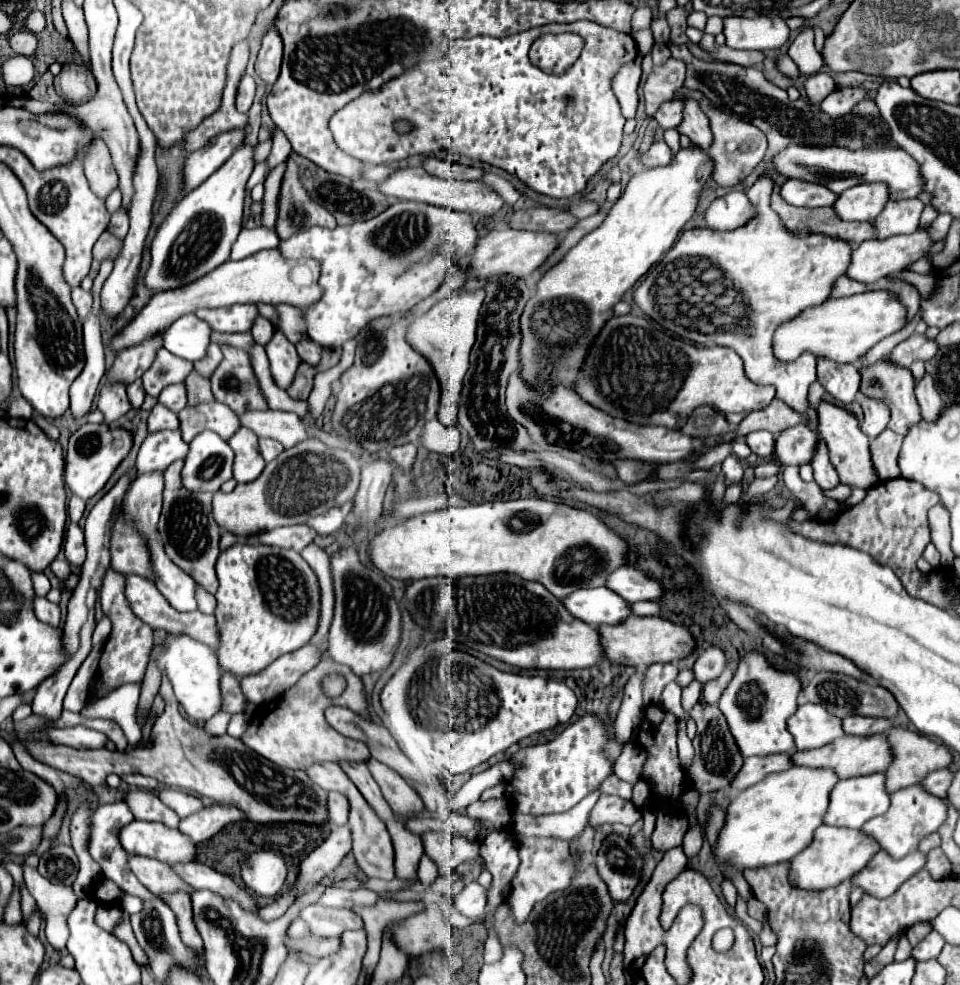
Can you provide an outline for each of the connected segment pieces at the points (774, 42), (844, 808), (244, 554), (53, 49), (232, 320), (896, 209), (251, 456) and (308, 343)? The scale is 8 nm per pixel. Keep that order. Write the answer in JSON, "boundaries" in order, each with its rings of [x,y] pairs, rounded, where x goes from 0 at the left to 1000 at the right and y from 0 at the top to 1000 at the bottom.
{"boundaries":[[[[754,18],[756,47],[767,51],[808,51],[823,39],[823,28],[815,18]]],[[[921,784],[875,792],[873,798],[869,798],[869,802],[865,806],[865,818],[863,818],[858,837],[896,841],[906,830],[921,826],[925,822],[925,818],[927,818],[927,804],[923,802],[923,786]]],[[[248,550],[227,564],[225,583],[229,589],[229,597],[225,601],[227,615],[223,625],[227,631],[227,640],[231,640],[231,656],[227,658],[225,666],[229,676],[244,686],[250,688],[252,684],[267,684],[269,680],[275,680],[294,664],[315,658],[329,642],[333,621],[331,589],[308,558]]],[[[52,22],[48,26],[48,30],[40,37],[40,49],[38,49],[33,61],[38,65],[35,67],[38,69],[38,79],[35,81],[40,81],[40,77],[44,77],[52,69],[52,65],[56,65],[56,63],[88,65],[88,61],[81,55],[77,43],[73,39],[67,39],[63,32],[58,32],[52,26]]],[[[244,309],[240,313],[221,313],[206,315],[204,321],[219,329],[227,337],[258,337],[267,323],[269,315],[265,309]]],[[[956,201],[946,203],[927,203],[923,213],[910,223],[910,231],[915,231],[913,242],[925,242],[931,238],[948,238],[958,227],[958,217],[963,207]]],[[[250,435],[238,447],[238,451],[246,461],[246,465],[244,465],[244,487],[246,489],[267,487],[277,473],[273,461],[271,461],[269,443],[258,435]]],[[[315,343],[308,349],[308,353],[310,353],[310,359],[313,359],[315,368],[319,368],[323,372],[331,372],[333,370],[333,361],[335,361],[335,351],[333,349],[329,349],[323,343]]]]}

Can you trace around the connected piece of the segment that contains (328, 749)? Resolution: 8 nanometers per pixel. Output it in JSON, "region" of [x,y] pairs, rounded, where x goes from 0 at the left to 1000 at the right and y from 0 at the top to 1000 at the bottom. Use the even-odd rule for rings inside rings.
{"region":[[[338,668],[331,676],[327,676],[323,682],[319,682],[304,701],[321,701],[321,707],[315,703],[298,703],[296,707],[277,713],[267,719],[258,741],[252,747],[252,753],[260,757],[265,763],[273,765],[281,774],[298,780],[310,780],[319,782],[327,774],[338,774],[338,772],[385,772],[385,763],[381,761],[379,753],[360,749],[352,745],[338,729],[338,719],[342,717],[360,717],[377,727],[383,729],[381,725],[381,709],[379,709],[379,698],[377,690],[360,676],[346,672],[344,668]],[[340,684],[354,684],[360,688],[360,701],[352,709],[342,709],[335,701],[335,688]]]}

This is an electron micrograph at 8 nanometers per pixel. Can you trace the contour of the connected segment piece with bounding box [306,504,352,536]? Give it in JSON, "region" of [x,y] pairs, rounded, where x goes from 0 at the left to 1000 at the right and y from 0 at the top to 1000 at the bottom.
{"region":[[[356,512],[356,514],[352,514],[352,516],[344,516],[344,518],[327,524],[327,526],[323,526],[319,532],[321,532],[323,536],[327,536],[333,544],[350,542],[350,540],[358,534],[358,530],[360,530],[360,526],[363,526],[363,522],[365,522],[365,514],[367,514],[367,512]]]}

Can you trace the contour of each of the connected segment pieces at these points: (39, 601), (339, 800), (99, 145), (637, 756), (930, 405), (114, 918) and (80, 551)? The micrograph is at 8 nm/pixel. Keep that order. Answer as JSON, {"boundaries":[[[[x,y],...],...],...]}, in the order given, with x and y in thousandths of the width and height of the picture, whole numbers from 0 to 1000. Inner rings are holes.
{"boundaries":[[[[38,607],[35,609],[35,621],[38,621],[42,631],[46,631],[54,638],[63,636],[63,617],[60,617],[60,613],[50,611],[48,607]]],[[[342,806],[342,832],[346,837],[360,837],[363,835],[363,818],[356,806]]],[[[98,144],[94,156],[88,160],[88,175],[96,195],[102,201],[110,201],[123,189],[123,177],[119,173],[115,152],[108,144]]],[[[656,753],[656,755],[652,755],[648,759],[648,765],[642,772],[642,776],[640,776],[640,786],[646,792],[652,792],[656,796],[663,796],[665,790],[667,790],[667,780],[669,780],[671,772],[673,772],[671,761],[667,757],[663,757],[663,755]]],[[[963,380],[960,386],[954,388],[954,406],[958,410],[958,418],[963,426],[973,426],[981,418],[981,404],[973,394],[973,384],[969,380]]],[[[108,918],[108,920],[104,920],[104,922],[100,924],[100,934],[102,934],[102,940],[110,942],[113,946],[117,946],[117,944],[123,940],[125,932],[127,932],[127,926],[125,926],[121,920]]],[[[73,532],[69,538],[69,550],[67,550],[67,562],[69,569],[75,575],[85,575],[90,569],[90,556],[88,556],[88,540],[81,532]]]]}

